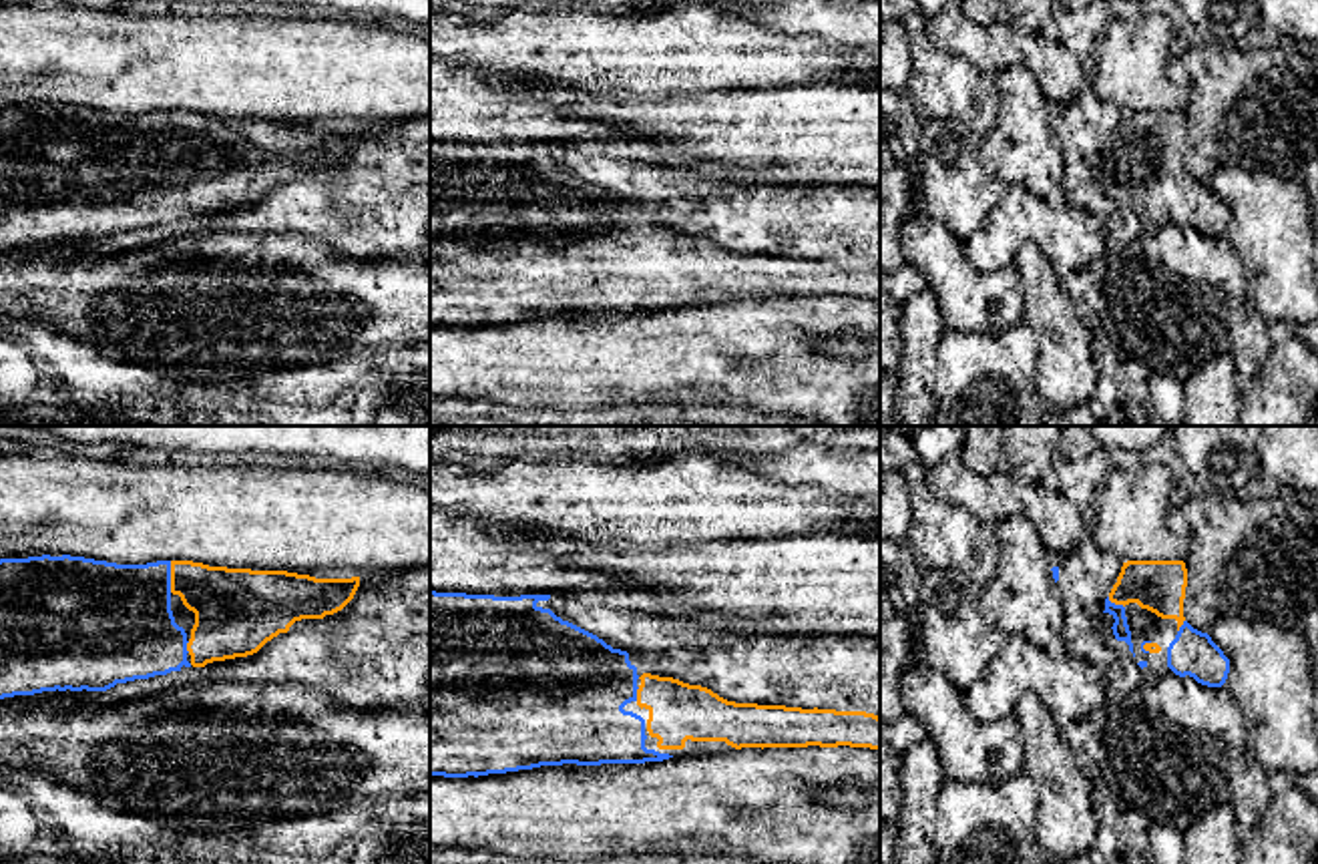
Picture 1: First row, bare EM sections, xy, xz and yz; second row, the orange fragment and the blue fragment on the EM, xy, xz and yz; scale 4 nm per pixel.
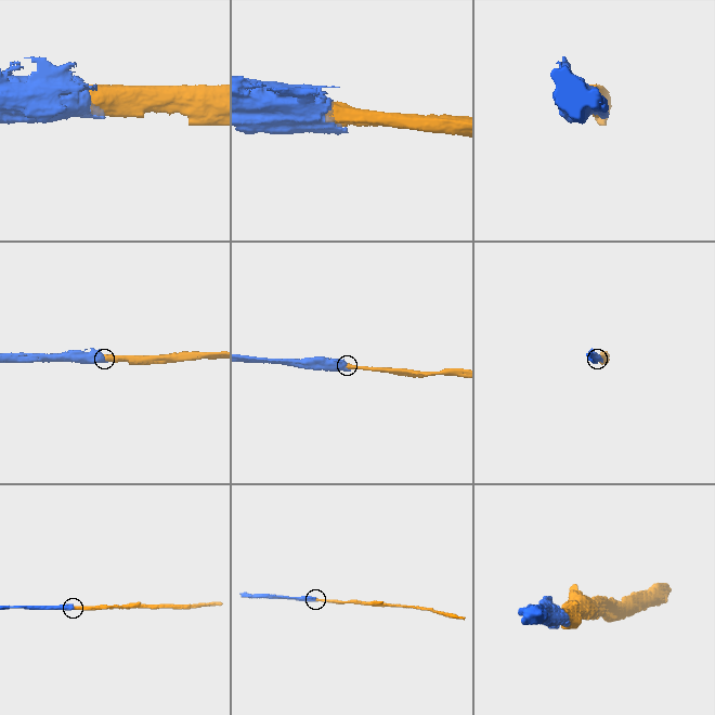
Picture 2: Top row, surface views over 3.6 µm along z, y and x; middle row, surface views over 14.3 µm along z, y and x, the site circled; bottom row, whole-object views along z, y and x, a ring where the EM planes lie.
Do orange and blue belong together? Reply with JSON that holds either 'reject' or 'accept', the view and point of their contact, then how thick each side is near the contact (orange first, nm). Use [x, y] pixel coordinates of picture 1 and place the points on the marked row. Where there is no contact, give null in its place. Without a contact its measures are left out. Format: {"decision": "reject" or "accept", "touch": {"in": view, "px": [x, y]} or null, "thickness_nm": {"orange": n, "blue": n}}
{"decision": "accept", "touch": {"in": "xy", "px": [171, 577]}, "thickness_nm": {"orange": 280, "blue": 400}}

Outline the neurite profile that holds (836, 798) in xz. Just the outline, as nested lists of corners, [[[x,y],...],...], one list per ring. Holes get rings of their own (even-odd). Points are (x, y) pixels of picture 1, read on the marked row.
[[[820,790],[816,798],[838,810],[862,810],[876,800],[870,790]]]

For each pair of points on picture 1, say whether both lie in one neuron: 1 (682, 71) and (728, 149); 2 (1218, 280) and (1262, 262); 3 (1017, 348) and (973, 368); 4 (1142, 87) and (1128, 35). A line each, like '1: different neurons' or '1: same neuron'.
1: different neurons
2: different neurons
3: same neuron
4: same neuron

